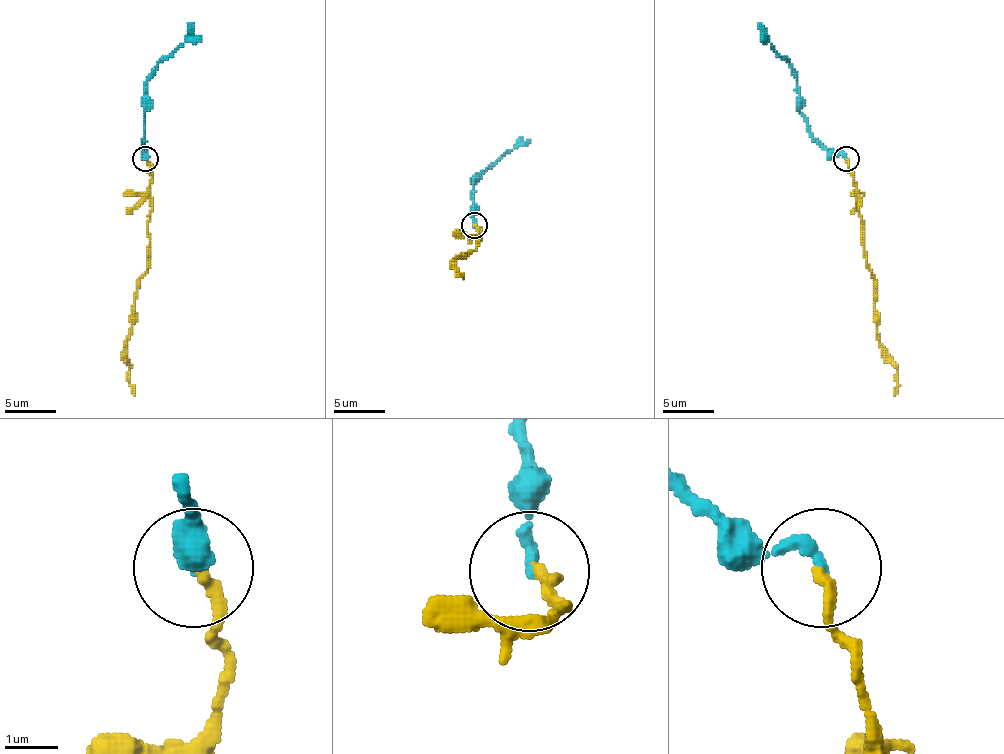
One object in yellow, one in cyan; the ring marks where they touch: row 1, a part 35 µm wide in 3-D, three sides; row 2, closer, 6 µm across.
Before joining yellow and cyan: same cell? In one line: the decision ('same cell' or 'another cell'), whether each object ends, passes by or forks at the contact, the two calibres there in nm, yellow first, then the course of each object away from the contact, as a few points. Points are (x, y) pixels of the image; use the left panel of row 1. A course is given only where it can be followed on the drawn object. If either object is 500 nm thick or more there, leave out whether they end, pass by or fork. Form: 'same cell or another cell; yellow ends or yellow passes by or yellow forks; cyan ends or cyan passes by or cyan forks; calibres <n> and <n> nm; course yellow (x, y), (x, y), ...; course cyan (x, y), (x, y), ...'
same cell; yellow ends; cyan ends; calibres 200 and 240 nm; course yellow (144, 159), (152, 177), (147, 223), (149, 267), (139, 280), (126, 344), (134, 395); course cyan (144, 159), (147, 77), (185, 41), (191, 23)

